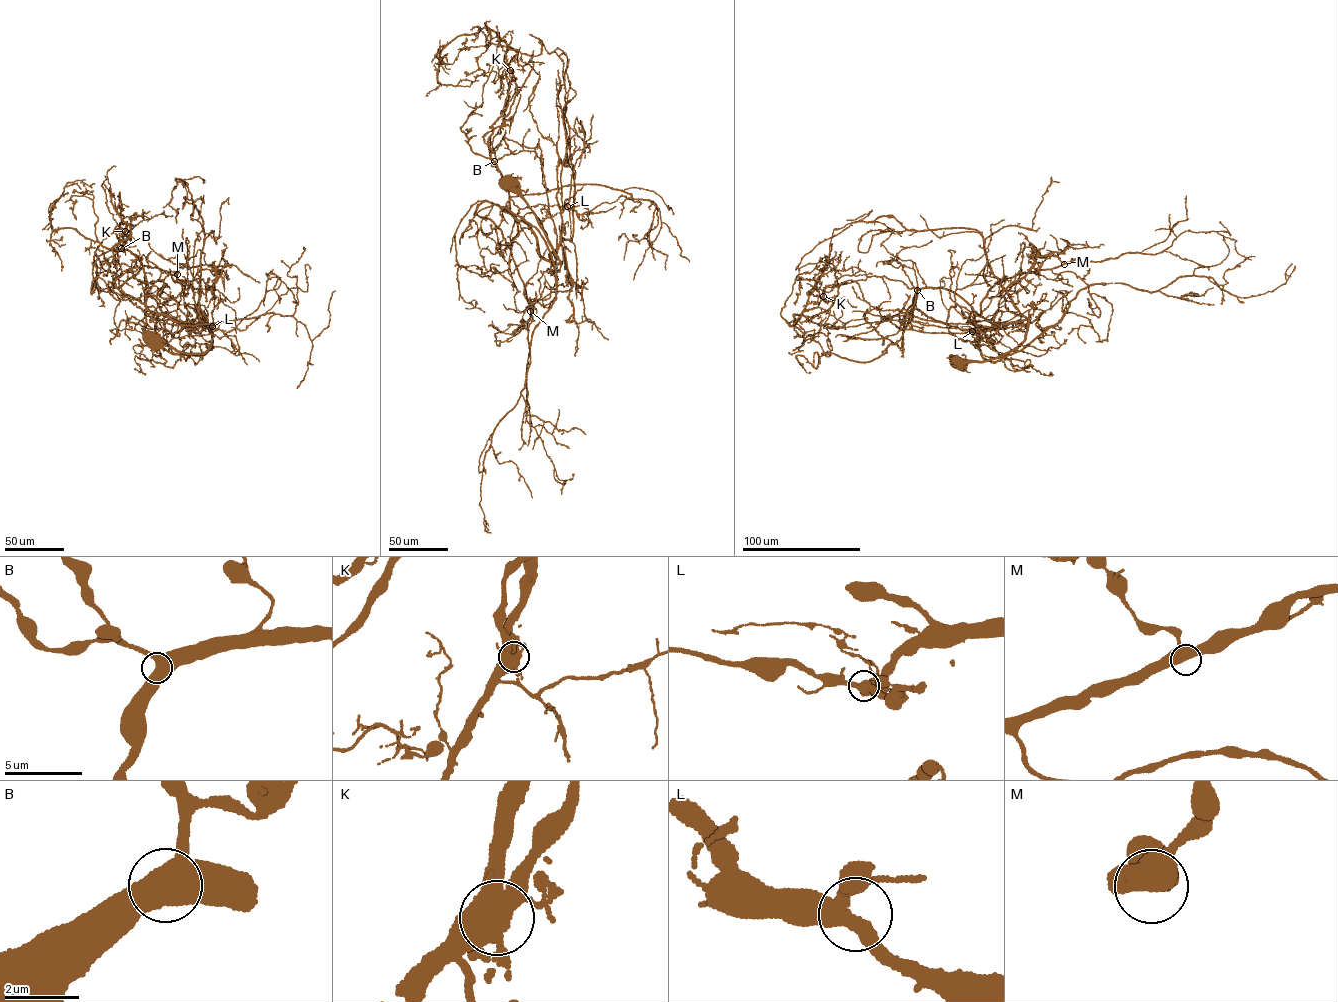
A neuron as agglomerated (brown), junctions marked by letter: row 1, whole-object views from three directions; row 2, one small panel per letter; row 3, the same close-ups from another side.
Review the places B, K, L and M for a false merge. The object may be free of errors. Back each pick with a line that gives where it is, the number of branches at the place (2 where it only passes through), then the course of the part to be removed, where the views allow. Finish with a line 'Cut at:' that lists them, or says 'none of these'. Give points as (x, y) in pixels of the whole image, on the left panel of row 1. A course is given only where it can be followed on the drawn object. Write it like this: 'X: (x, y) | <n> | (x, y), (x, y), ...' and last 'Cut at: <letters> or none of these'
K: (125, 231) | 5 | (125, 231), (110, 248), (73, 228), (52, 229), (50, 210), (66, 184), (94, 183)
Cut at: K

